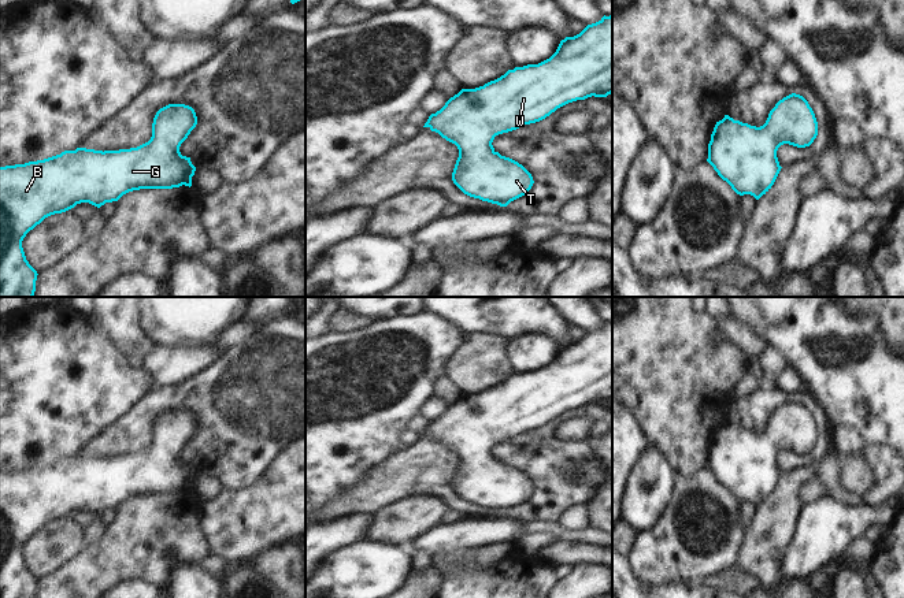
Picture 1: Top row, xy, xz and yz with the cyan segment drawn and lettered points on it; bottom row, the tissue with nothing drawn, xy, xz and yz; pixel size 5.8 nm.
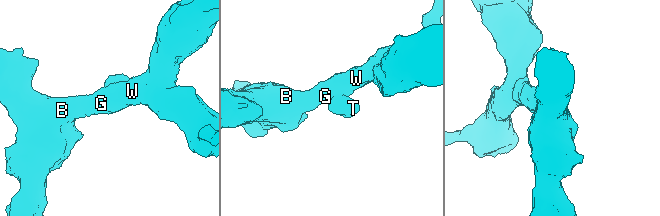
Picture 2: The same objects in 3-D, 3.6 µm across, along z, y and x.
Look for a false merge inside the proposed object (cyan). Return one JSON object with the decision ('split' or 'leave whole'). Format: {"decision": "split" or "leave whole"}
{"decision": "leave whole"}

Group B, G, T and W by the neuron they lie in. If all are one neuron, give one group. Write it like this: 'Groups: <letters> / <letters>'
Groups: B G T W.

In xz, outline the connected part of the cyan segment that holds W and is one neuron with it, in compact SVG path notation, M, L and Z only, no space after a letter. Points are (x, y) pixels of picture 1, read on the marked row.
M612 15L603 16L599 22L588 25L579 34L560 41L556 52L538 64L527 64L508 70L500 78L475 89L462 89L445 105L431 114L423 127L438 133L459 149L452 181L467 196L507 207L511 201L525 196L533 186L531 174L518 161L501 156L492 142L496 135L516 130L525 125L536 123L557 108L588 97L607 97L612 93Z

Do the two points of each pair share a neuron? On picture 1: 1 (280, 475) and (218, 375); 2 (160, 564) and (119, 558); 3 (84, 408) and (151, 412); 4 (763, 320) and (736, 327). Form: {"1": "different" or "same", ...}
{"1": "different", "2": "same", "3": "different", "4": "different"}

